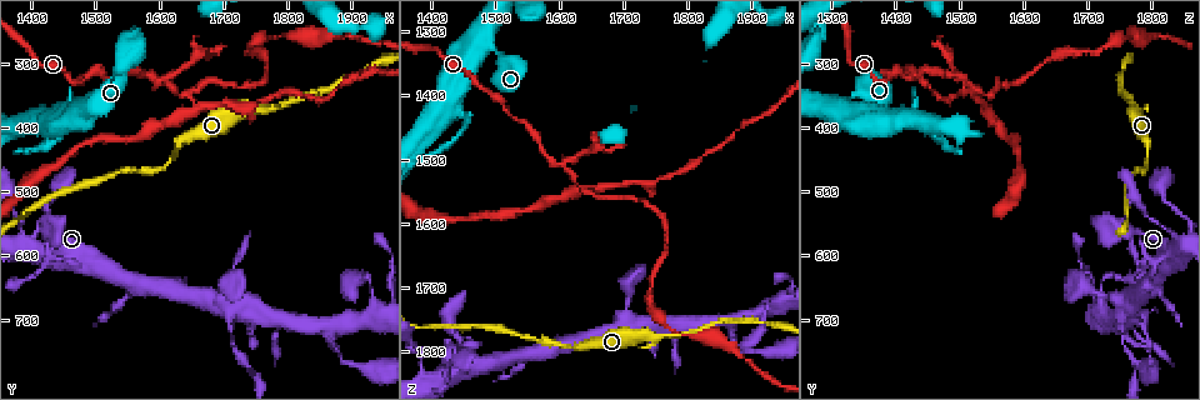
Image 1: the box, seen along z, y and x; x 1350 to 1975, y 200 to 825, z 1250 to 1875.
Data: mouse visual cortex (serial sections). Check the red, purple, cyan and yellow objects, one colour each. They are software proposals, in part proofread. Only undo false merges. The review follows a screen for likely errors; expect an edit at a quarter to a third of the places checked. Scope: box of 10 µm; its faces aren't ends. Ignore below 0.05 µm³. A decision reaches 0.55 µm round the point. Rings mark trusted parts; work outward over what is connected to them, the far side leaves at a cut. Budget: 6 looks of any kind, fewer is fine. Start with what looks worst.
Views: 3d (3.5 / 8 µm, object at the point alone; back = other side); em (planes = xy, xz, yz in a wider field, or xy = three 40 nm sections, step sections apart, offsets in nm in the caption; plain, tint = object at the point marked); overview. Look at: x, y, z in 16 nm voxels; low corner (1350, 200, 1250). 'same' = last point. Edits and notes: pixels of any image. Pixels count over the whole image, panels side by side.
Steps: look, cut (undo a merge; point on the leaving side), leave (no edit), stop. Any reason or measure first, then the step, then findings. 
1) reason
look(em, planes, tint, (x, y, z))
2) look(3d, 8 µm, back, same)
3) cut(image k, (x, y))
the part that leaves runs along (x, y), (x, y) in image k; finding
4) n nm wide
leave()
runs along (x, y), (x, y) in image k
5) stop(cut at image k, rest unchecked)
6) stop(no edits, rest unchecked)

sharp bend
look(3d, 3.5 µm, (1640, 345, 1550))

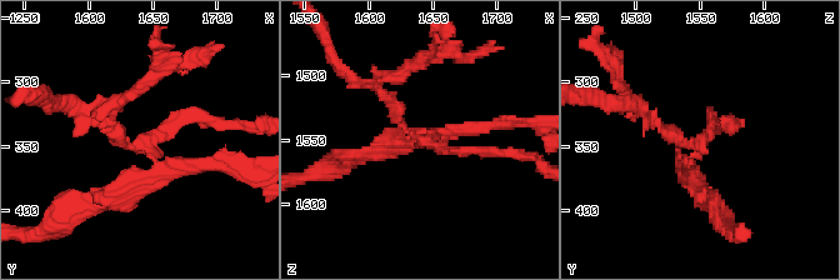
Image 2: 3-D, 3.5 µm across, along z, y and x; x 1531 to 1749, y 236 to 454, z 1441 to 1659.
4 arms; arms of 100, 150, 200, 250 nm
look(em, planes, tint, (1644, 348, 1550))

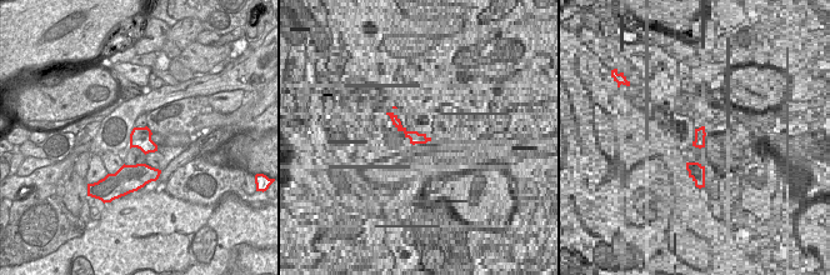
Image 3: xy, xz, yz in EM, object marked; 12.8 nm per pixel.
cut it another way
look(em, xy, step 1, tint, same)

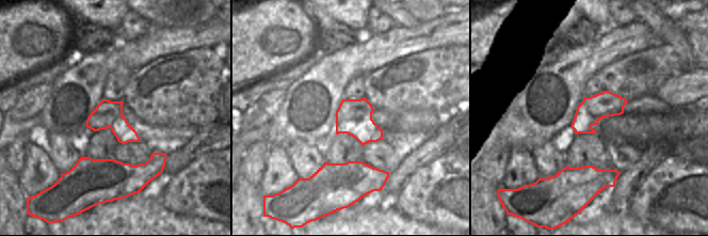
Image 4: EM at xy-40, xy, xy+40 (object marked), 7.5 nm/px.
cut(image 2, (119, 189))
border along (371, 113), (336, 125) in image 4; two cells meet here

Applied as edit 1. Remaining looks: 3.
look(overview)

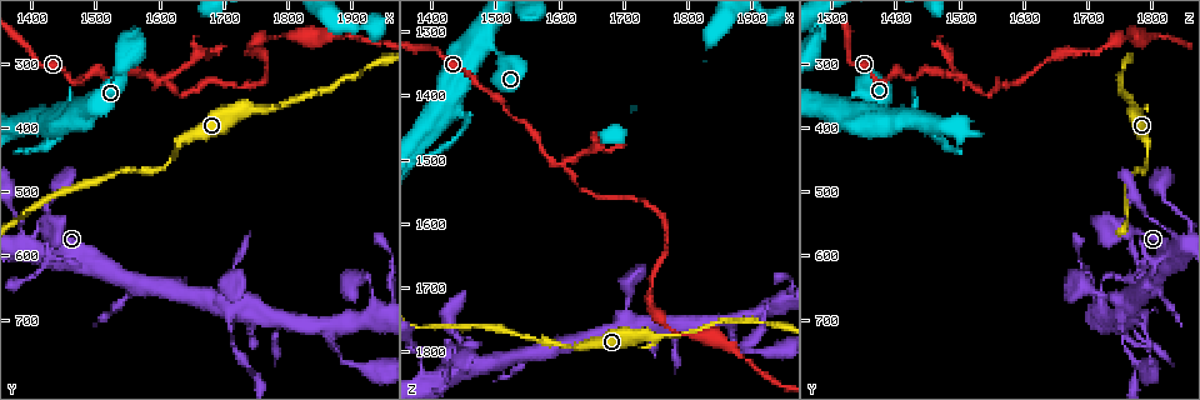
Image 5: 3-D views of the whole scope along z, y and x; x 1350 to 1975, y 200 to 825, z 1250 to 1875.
calibre changes
look(3d, 3.5 µm, back, (1740, 375, 1775))

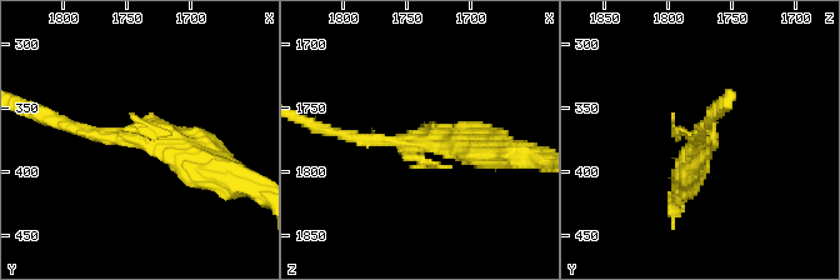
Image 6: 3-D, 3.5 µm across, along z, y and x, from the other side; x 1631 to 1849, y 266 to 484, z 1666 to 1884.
shape alone is not enough
look(em, planes, tint, (1742, 374, 1774))

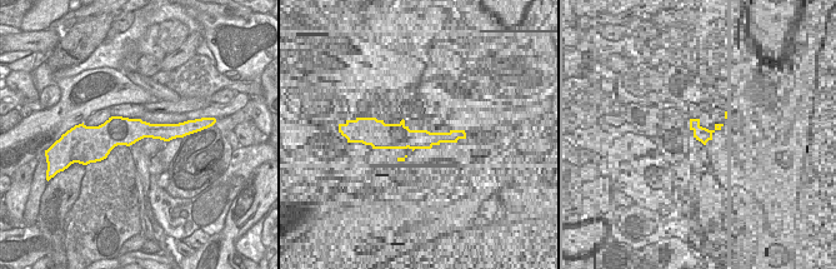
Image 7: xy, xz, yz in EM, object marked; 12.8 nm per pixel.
leave()
runs along (99, 131), (176, 131), (179, 134) in image 7; continuous, no second cell

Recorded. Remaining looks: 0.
stop(cut at image 2, rest unchecked)

